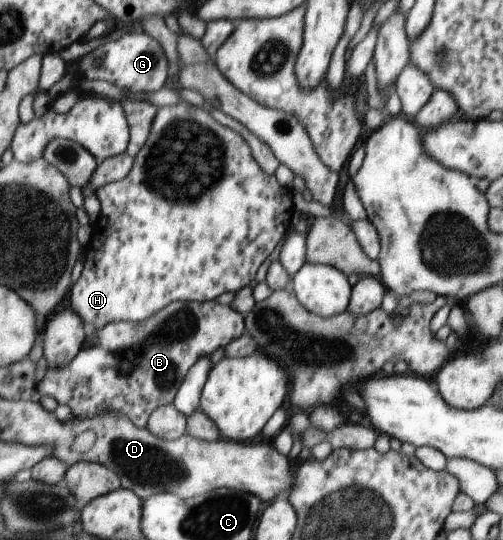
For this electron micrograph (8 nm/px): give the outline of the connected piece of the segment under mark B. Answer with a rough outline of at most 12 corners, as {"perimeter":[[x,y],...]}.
{"perimeter":[[176,301],[86,338],[37,384],[82,419],[146,429],[200,357],[247,332]]}

